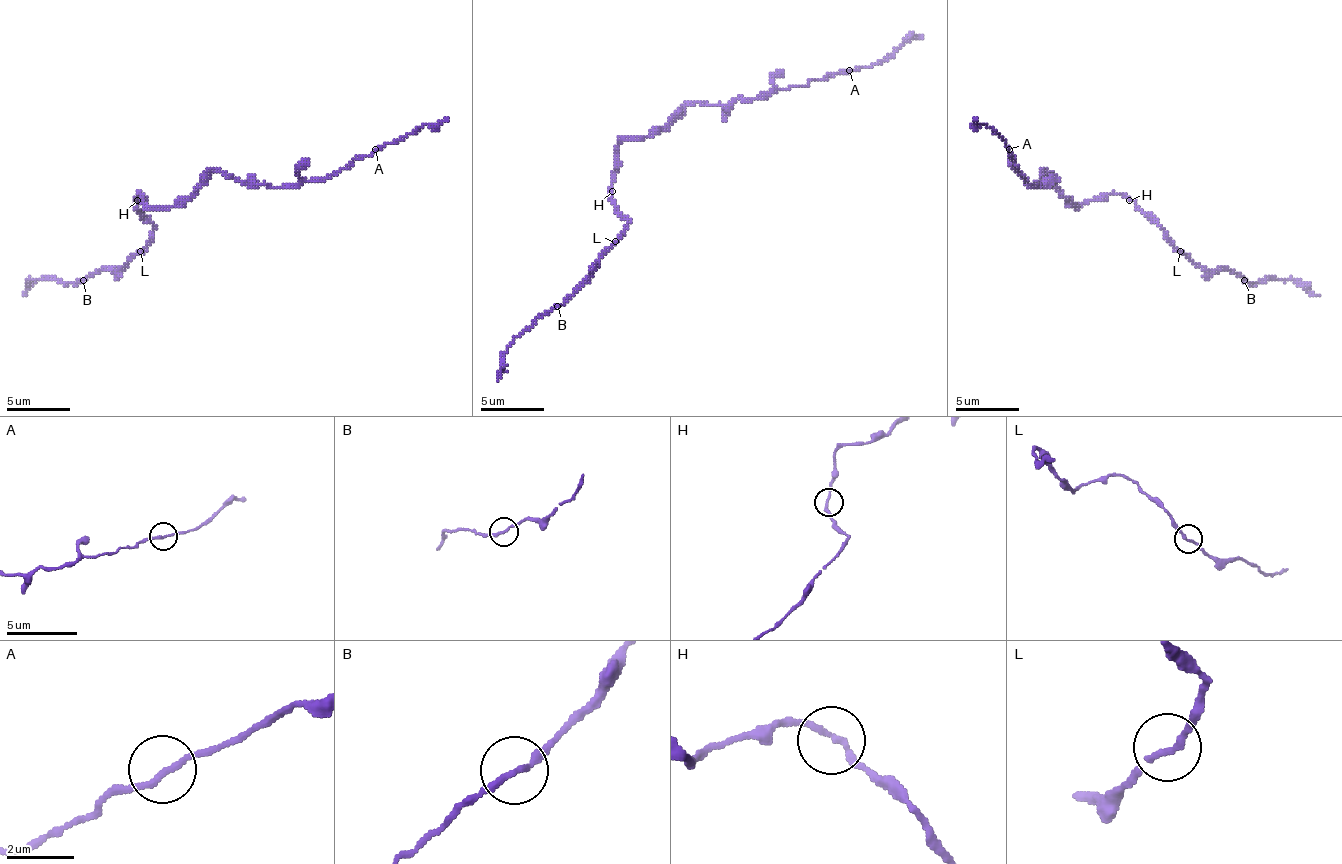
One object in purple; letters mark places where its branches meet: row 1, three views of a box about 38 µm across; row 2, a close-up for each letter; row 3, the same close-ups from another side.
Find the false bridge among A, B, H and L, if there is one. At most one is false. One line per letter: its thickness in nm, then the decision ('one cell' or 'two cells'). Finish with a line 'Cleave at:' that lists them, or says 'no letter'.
A: 170 nm thick; one cell
B: 180 nm thick; two cells
H: 180 nm thick; one cell
L: 170 nm thick; one cell
Cleave at: B

